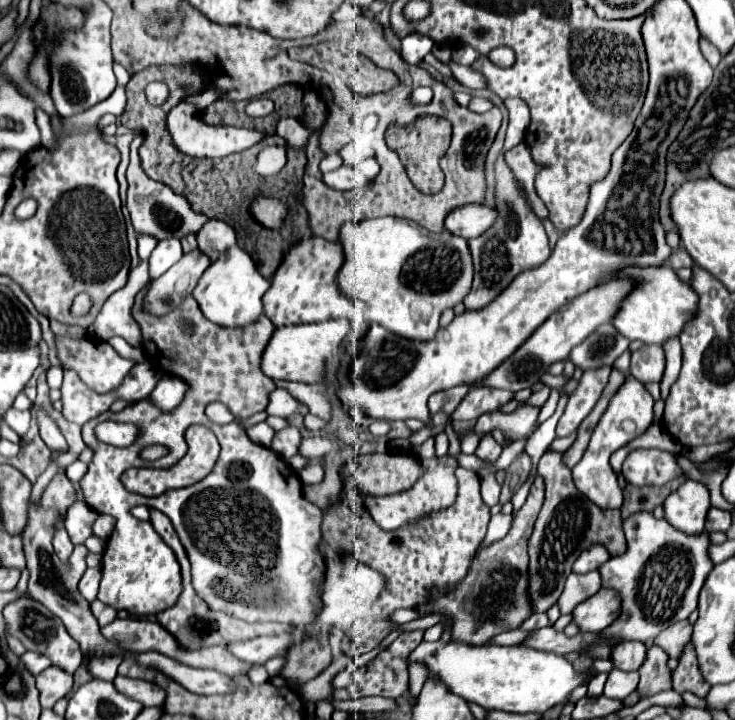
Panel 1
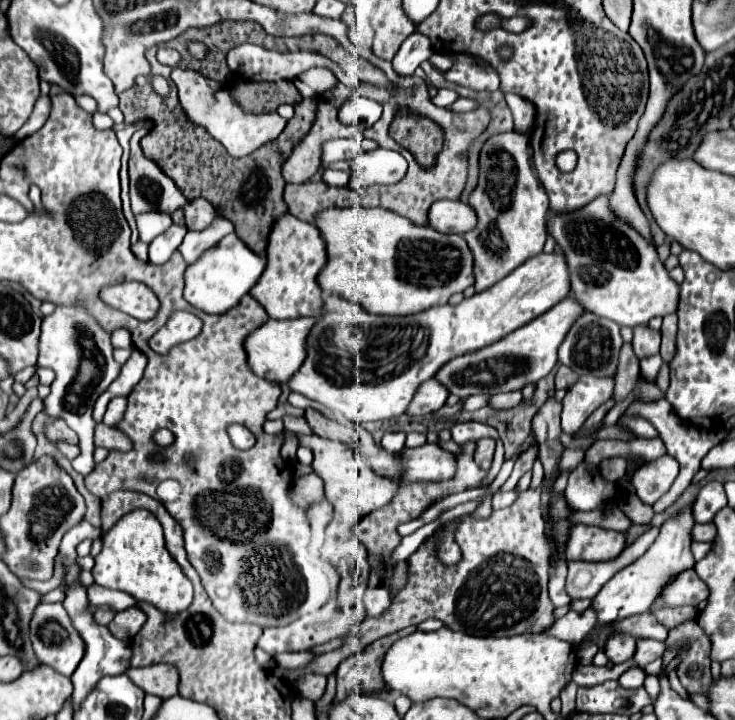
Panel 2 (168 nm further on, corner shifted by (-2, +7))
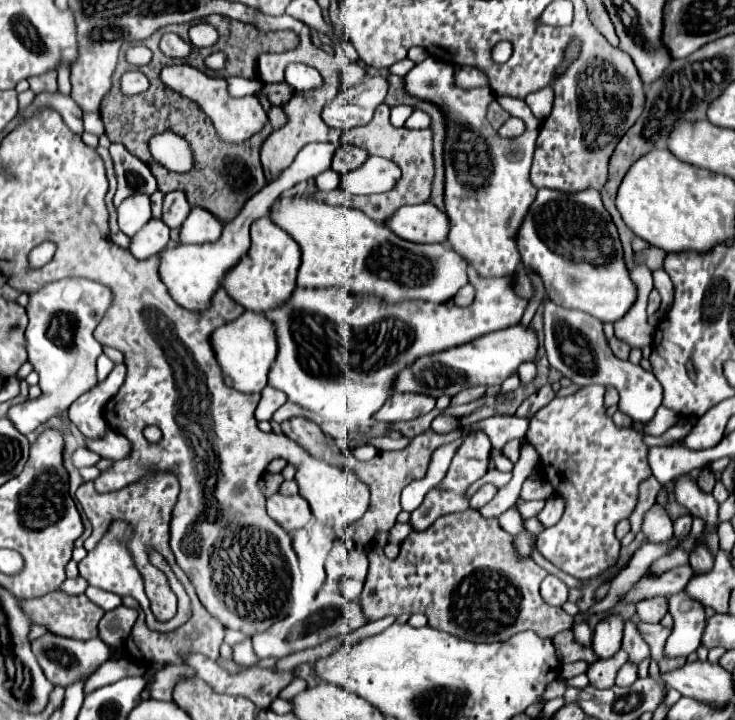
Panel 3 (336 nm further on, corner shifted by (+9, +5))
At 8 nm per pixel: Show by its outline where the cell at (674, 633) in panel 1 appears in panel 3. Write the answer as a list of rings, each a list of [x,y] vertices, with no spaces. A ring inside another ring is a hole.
[[[650,597],[642,599],[636,605],[636,617],[644,623],[658,623],[668,613],[666,597]]]

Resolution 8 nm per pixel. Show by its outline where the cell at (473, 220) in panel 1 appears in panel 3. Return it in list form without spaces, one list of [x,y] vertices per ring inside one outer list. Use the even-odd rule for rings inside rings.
[[[432,203],[400,207],[384,225],[400,239],[412,243],[444,243],[448,237],[448,217]]]

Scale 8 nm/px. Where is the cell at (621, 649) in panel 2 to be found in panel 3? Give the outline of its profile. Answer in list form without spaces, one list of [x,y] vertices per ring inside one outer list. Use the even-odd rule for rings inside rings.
[[[608,615],[596,625],[592,649],[600,659],[612,657],[622,647],[622,629],[624,629],[622,615]]]

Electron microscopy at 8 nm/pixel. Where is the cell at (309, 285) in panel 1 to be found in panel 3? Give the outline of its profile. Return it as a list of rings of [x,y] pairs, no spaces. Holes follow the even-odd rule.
[[[260,217],[252,223],[250,241],[252,245],[248,253],[224,275],[222,287],[244,309],[264,313],[278,307],[288,299],[288,295],[292,295],[296,287],[296,271],[300,267],[300,247],[284,229],[274,225],[270,217]]]

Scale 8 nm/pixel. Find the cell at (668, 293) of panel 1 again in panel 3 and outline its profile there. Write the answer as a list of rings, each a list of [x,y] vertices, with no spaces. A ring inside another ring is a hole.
[[[538,189],[516,233],[516,247],[520,263],[542,279],[548,299],[560,307],[584,311],[602,323],[614,323],[636,301],[636,287],[624,265],[616,225],[596,189],[578,193]]]

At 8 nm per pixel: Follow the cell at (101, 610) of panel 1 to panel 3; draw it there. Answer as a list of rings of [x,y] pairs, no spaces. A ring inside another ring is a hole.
[[[60,589],[48,593],[40,599],[26,599],[20,603],[20,607],[28,615],[30,623],[46,625],[46,629],[54,635],[80,639],[80,641],[88,641],[88,639],[98,637],[98,621],[104,617],[104,609],[94,605],[86,595],[68,595]]]

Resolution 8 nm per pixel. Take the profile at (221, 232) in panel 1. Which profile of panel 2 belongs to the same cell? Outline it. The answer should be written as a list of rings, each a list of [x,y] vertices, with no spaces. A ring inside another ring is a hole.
[[[197,199],[197,201],[191,201],[185,209],[185,223],[187,223],[187,229],[189,231],[203,231],[207,229],[215,219],[217,219],[217,211],[215,207],[209,203],[209,201],[203,201],[203,199]]]

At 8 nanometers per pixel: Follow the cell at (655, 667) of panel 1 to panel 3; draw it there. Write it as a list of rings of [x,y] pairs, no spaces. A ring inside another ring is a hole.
[[[636,615],[626,621],[626,627],[624,627],[624,641],[622,641],[622,649],[630,655],[630,661],[632,661],[632,663],[640,663],[644,657],[650,655],[648,643],[642,639],[642,635],[640,635],[636,623],[638,623]]]

